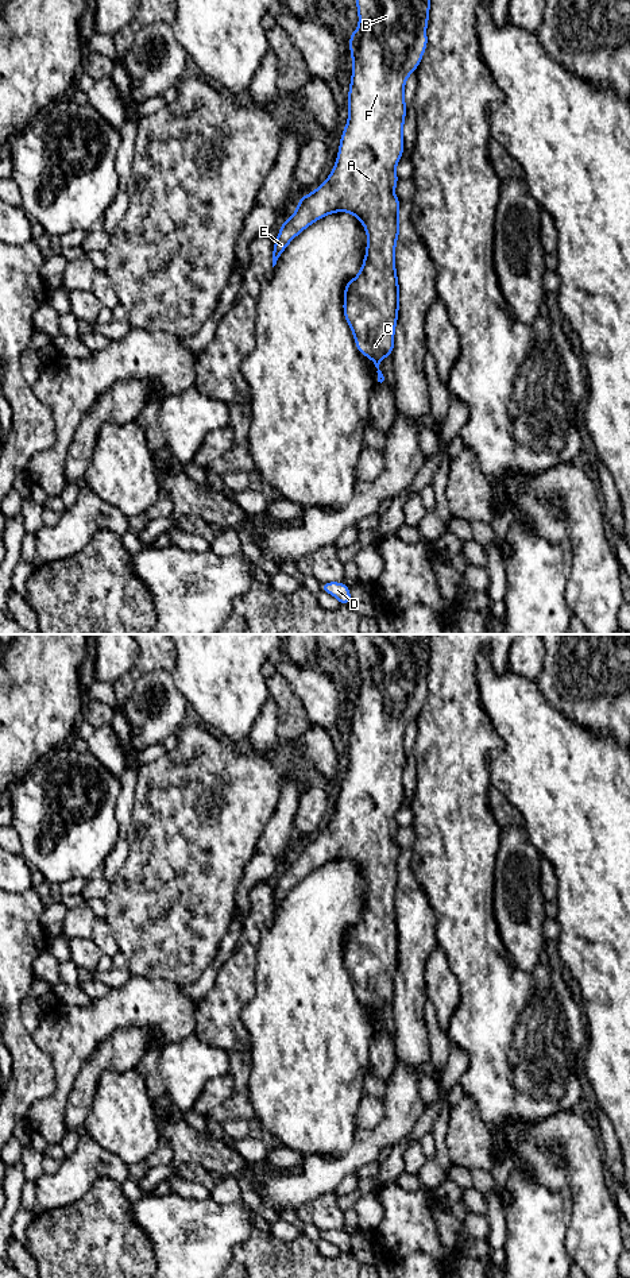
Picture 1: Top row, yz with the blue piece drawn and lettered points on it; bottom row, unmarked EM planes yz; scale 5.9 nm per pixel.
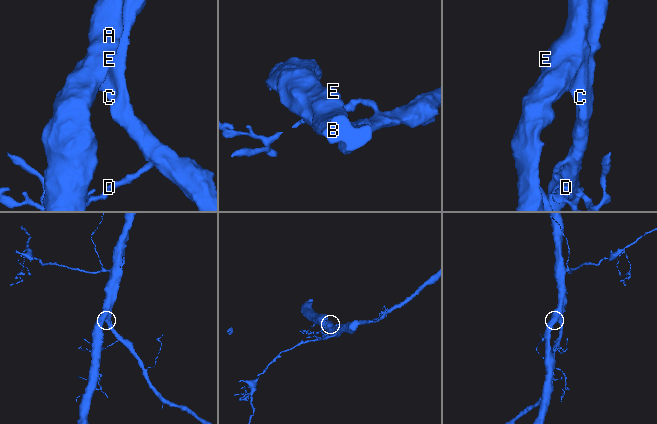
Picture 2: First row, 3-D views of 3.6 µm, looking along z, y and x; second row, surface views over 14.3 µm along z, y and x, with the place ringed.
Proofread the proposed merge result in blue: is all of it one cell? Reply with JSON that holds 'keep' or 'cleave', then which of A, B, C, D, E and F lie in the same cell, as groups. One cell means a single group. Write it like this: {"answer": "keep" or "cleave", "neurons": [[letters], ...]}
{"answer": "keep", "neurons": [["A", "B", "C", "D", "E", "F"]]}

